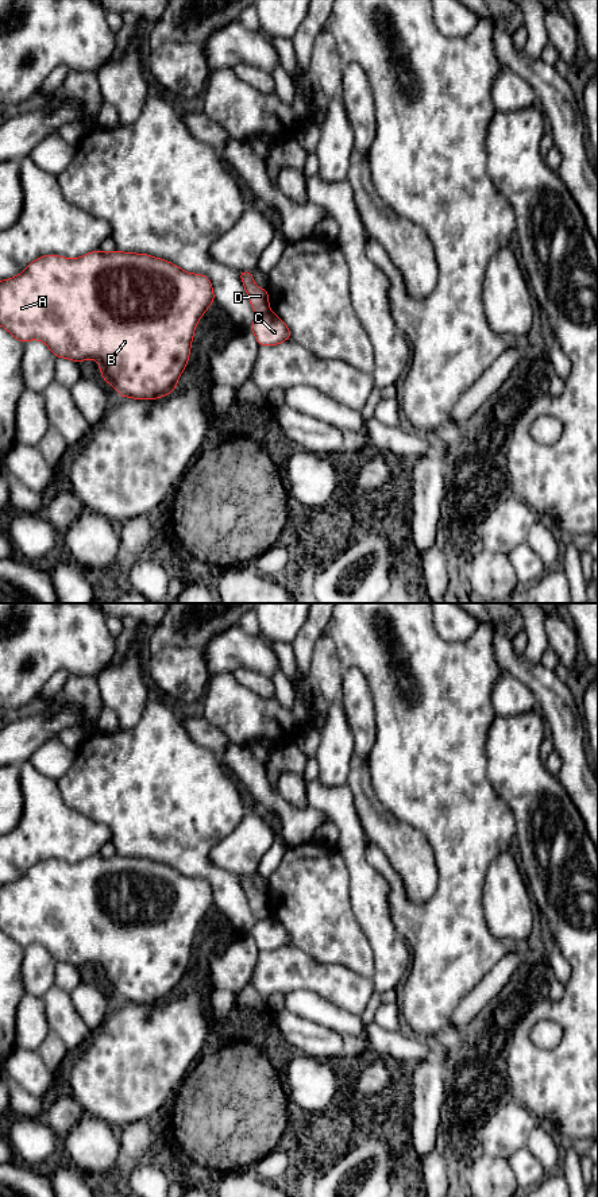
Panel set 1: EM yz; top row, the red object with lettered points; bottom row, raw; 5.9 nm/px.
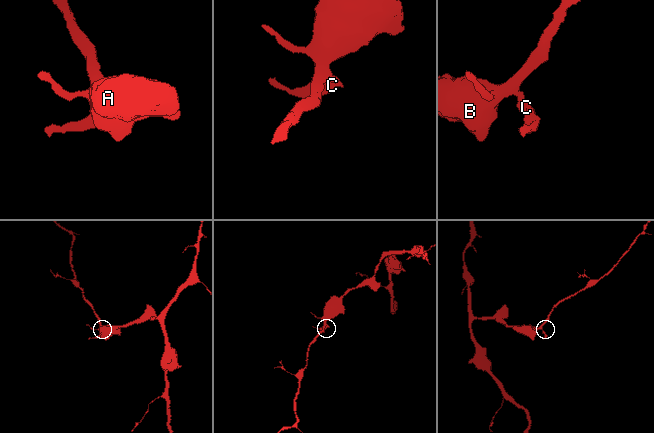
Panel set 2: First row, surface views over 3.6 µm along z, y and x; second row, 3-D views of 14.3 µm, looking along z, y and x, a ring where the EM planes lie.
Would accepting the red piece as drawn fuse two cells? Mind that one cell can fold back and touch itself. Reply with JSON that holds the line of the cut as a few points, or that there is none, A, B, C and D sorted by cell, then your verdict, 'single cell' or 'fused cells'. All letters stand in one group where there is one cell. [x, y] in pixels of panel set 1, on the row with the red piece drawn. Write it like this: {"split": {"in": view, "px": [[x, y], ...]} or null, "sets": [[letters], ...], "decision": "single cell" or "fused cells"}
{"split": {"in": "yz", "px": [[269, 309], [257, 316]]}, "sets": [["A", "B", "D"], ["C"]], "decision": "fused cells"}

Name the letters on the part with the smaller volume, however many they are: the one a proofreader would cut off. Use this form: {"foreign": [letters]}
{"foreign": ["C"]}

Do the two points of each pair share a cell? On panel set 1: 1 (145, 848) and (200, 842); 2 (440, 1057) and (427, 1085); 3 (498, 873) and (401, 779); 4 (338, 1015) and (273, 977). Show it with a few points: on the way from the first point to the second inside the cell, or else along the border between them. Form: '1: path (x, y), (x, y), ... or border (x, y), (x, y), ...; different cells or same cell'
1: path (158, 842), (186, 842); same cell
2: path (436, 1064), (429, 1072), (428, 1078); same cell
3: border (508, 850), (504, 850), (489, 867), (482, 896); different cells
4: border (286, 992), (307, 989), (327, 999); different cells

